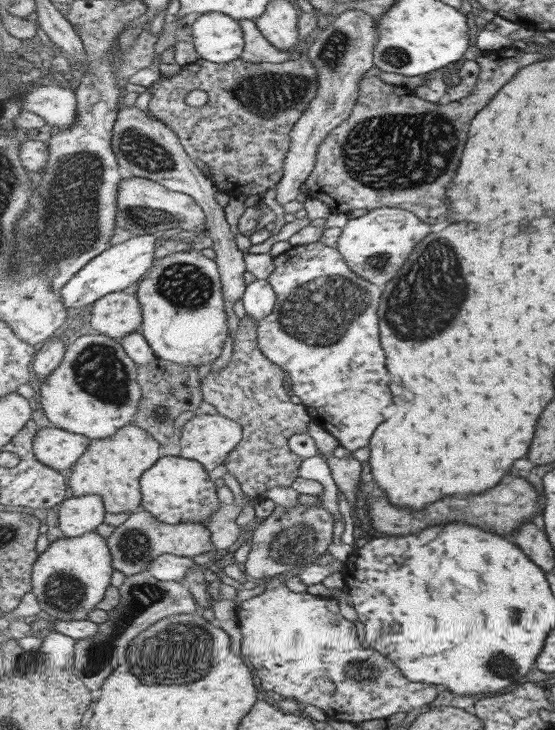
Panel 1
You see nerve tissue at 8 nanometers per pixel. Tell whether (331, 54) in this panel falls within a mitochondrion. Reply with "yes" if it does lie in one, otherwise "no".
yes

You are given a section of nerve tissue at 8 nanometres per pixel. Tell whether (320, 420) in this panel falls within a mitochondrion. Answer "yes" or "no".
no

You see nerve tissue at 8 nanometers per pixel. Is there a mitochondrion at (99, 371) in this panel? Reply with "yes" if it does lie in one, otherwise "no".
yes

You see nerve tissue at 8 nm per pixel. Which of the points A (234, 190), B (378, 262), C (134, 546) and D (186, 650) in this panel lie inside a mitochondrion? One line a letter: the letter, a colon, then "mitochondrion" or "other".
A: other
B: mitochondrion
C: mitochondrion
D: mitochondrion

